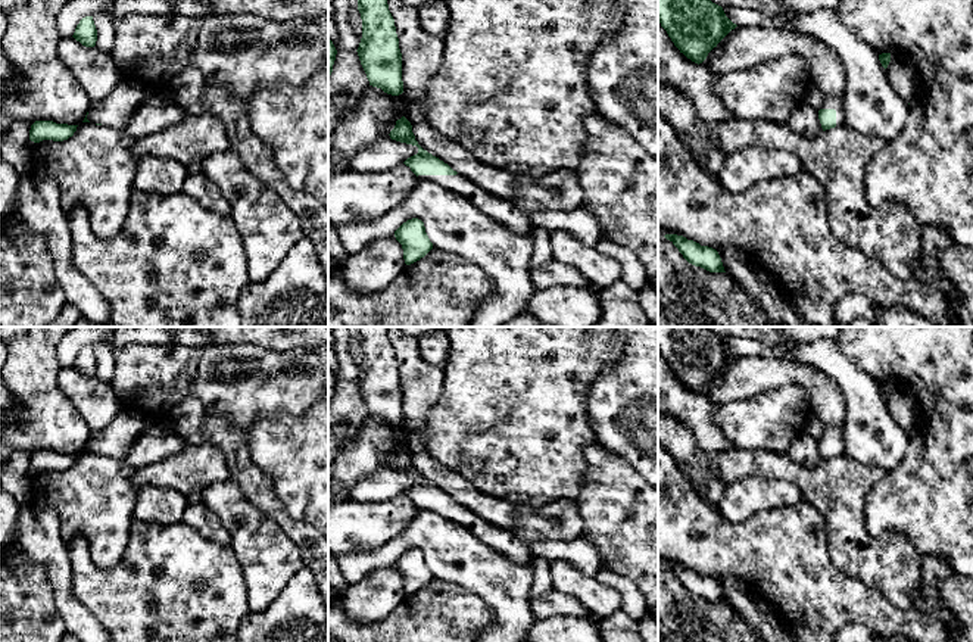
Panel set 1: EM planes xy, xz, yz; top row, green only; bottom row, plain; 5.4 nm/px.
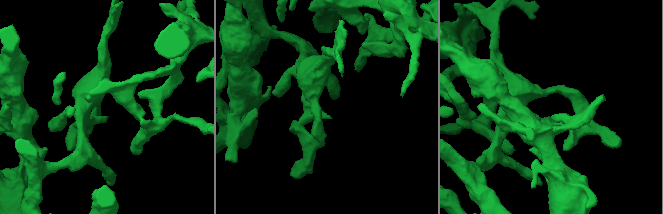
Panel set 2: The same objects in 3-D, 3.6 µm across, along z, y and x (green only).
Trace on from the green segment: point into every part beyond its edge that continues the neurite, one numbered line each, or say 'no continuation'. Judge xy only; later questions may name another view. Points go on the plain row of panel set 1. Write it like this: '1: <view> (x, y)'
1: xy (117, 438)

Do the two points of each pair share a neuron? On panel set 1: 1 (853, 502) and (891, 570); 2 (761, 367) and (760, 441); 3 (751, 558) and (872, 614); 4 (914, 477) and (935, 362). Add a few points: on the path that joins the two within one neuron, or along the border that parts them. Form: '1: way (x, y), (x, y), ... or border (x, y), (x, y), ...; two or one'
1: way (845, 524), (842, 542), (857, 554), (869, 558); one
2: border (795, 383), (786, 382), (776, 387), (727, 401); two
3: way (780, 561), (819, 600), (842, 600); one
4: way (935, 449), (935, 390); one

